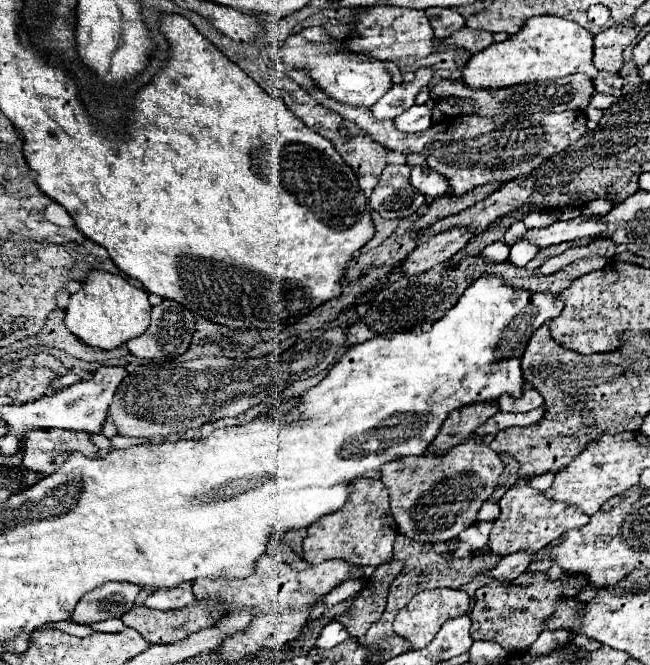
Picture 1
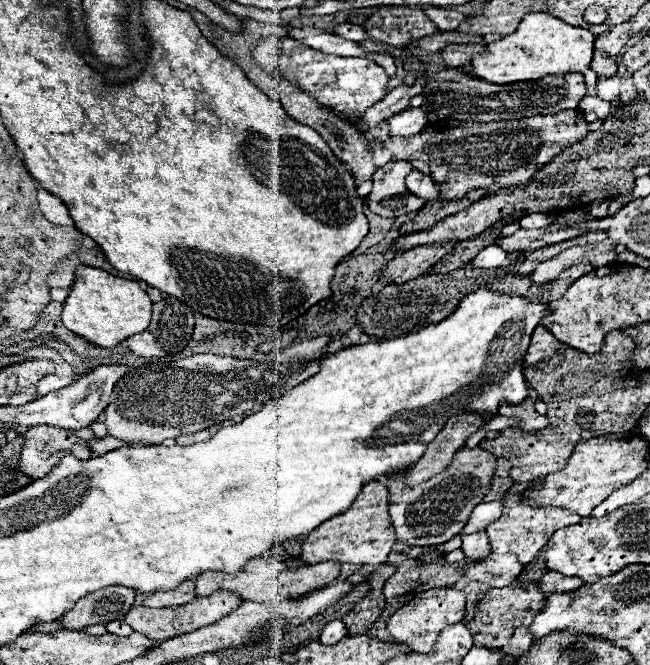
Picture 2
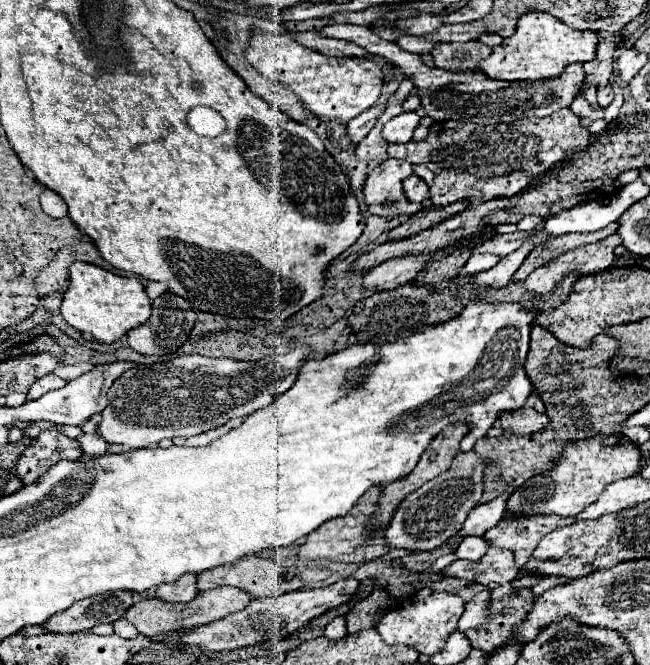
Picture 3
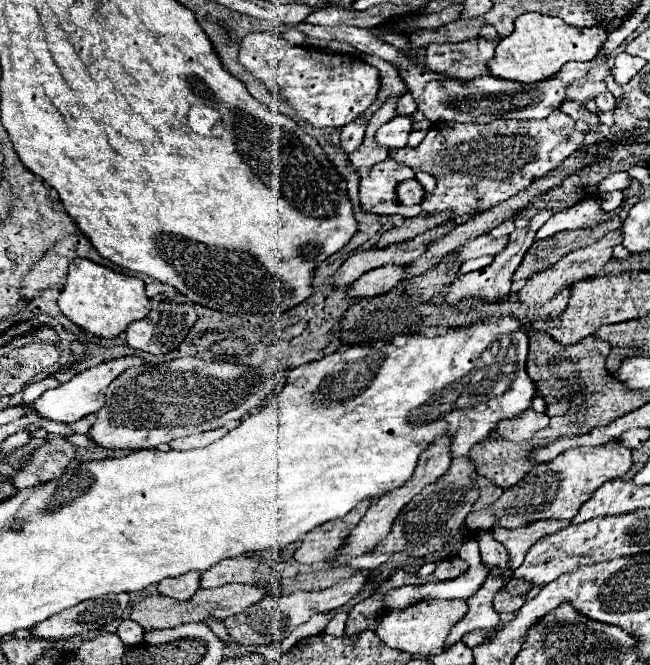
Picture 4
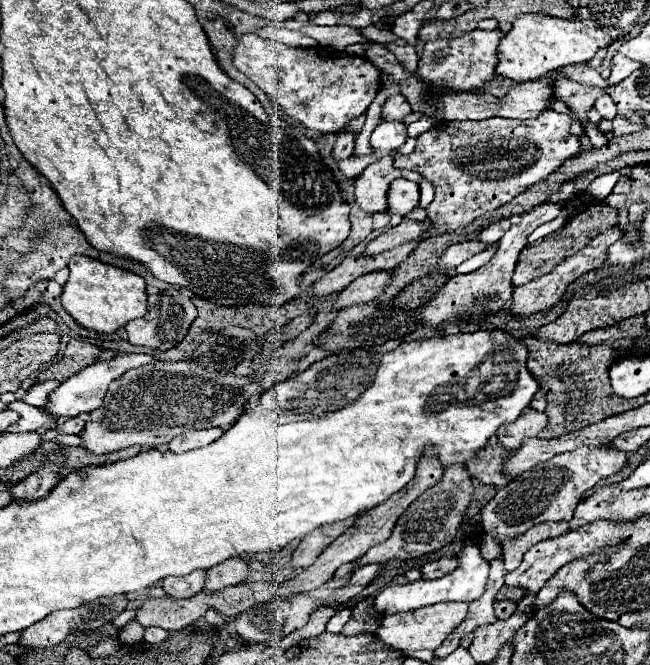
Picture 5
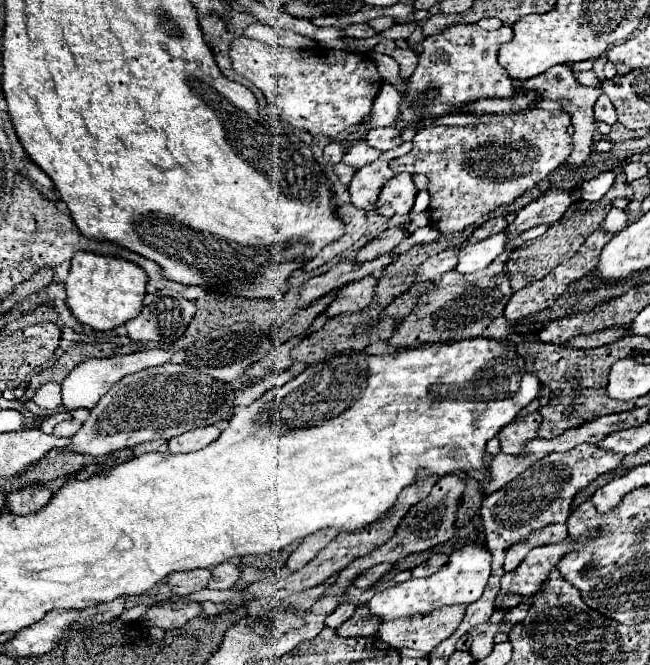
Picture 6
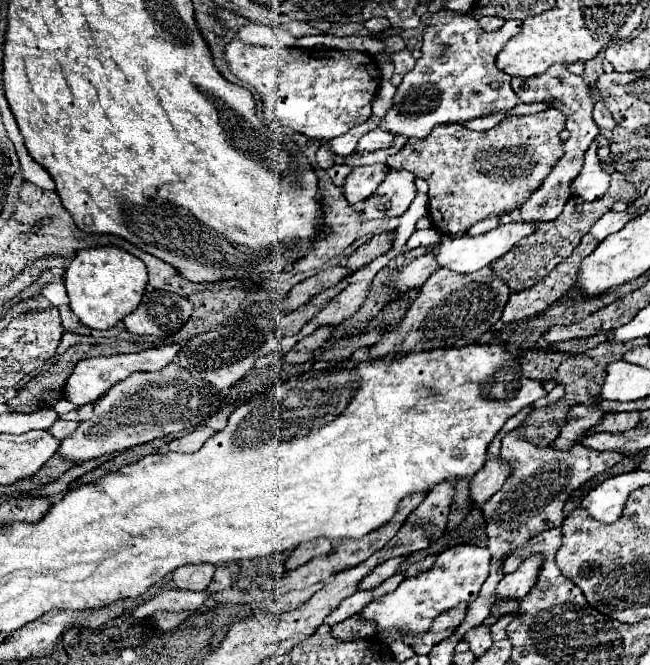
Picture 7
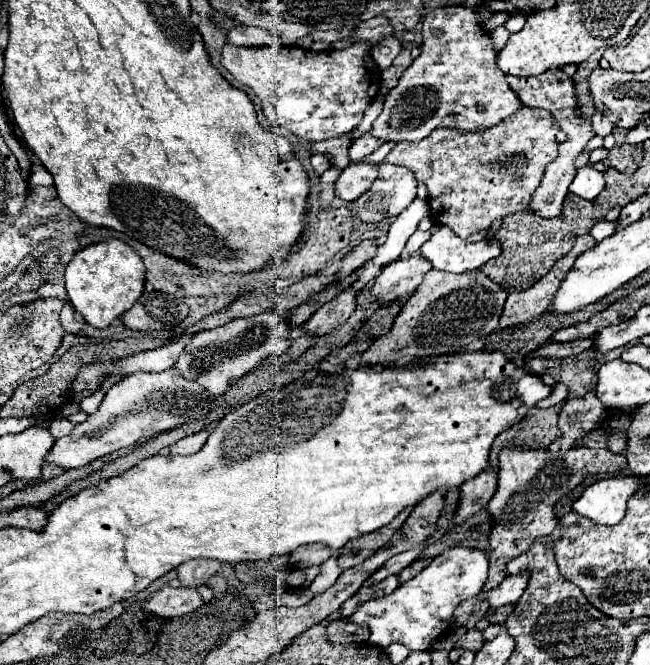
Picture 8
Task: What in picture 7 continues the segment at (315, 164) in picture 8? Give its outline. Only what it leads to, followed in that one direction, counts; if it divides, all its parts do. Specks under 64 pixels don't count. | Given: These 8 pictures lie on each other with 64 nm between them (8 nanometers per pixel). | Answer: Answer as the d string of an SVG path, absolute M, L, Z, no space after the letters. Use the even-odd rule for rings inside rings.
M320 148L316 152L316 164L318 164L320 170L328 170L334 164L334 154L330 150L326 150L326 148Z

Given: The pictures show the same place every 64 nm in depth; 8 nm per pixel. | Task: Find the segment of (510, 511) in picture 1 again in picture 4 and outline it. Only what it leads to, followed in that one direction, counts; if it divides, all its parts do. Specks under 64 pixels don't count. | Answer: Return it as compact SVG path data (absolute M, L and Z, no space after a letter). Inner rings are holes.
M540 520L540 522L532 522L526 528L520 530L506 530L506 528L492 528L492 536L494 540L502 542L504 548L508 550L508 564L512 564L512 570L520 567L528 550L544 538L550 536L552 532L558 532L562 528L568 528L570 522L568 520Z

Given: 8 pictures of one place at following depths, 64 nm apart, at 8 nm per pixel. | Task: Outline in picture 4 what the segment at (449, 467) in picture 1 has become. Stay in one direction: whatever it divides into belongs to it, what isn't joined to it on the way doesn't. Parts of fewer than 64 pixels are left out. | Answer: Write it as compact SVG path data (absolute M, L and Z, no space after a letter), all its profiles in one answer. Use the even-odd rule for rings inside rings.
M454 458L448 472L440 476L436 482L428 484L418 496L414 496L398 514L392 532L372 550L378 554L400 554L406 552L410 556L426 556L436 550L442 550L450 538L464 524L474 500L478 498L476 472L468 458Z

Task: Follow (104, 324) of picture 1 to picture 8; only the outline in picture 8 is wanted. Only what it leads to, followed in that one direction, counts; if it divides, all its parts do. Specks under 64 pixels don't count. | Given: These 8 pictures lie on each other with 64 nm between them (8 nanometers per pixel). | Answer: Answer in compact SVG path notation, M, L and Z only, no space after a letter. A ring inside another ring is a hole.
M112 238L90 244L74 254L66 264L66 290L70 304L94 328L106 328L114 318L122 316L140 298L144 290L144 264L140 256L122 240Z

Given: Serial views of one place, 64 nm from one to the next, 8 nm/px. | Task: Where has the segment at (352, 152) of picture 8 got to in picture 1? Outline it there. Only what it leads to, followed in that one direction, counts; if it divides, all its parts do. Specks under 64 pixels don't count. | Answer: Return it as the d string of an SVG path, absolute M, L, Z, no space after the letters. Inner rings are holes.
M414 104L412 108L408 108L400 116L396 116L394 126L396 126L396 130L406 132L406 134L428 130L432 126L432 112L428 110L428 106Z

